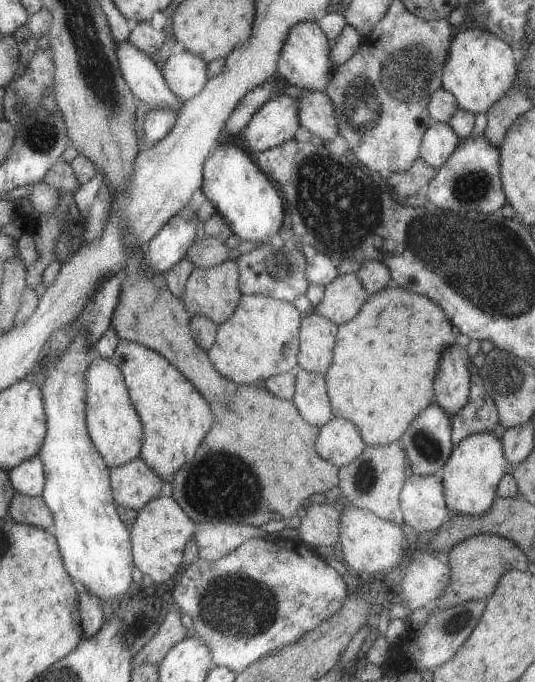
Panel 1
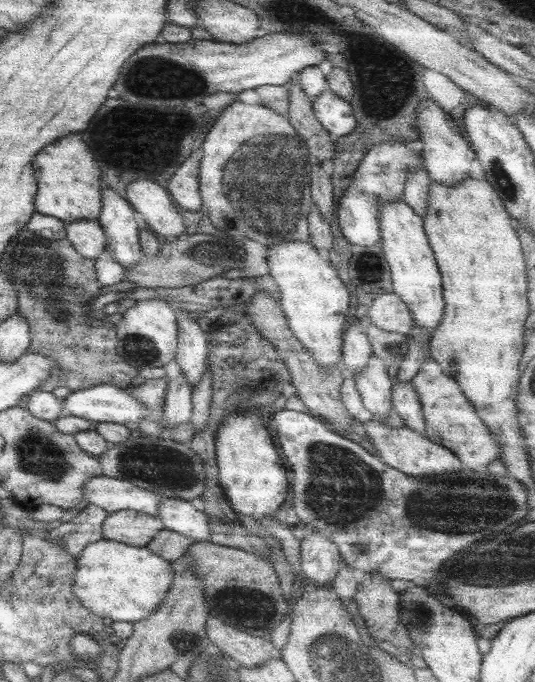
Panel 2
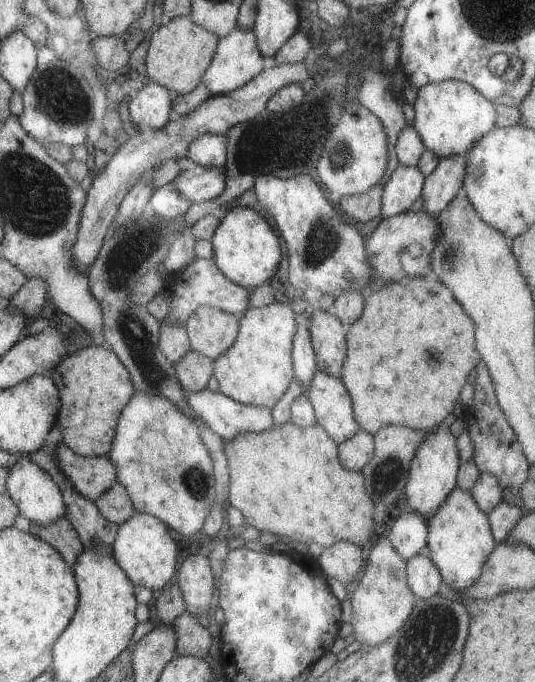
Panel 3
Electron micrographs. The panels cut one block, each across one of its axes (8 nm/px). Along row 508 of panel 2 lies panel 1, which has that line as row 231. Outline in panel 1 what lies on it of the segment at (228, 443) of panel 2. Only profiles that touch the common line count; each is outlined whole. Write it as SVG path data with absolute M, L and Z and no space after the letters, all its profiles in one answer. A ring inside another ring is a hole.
M227 138L215 146L211 156L203 162L203 196L213 204L215 214L219 214L233 234L241 240L251 242L277 242L277 232L283 222L283 202L277 190L271 186L269 176L257 166L255 158L249 156L241 146L235 144L235 138Z

